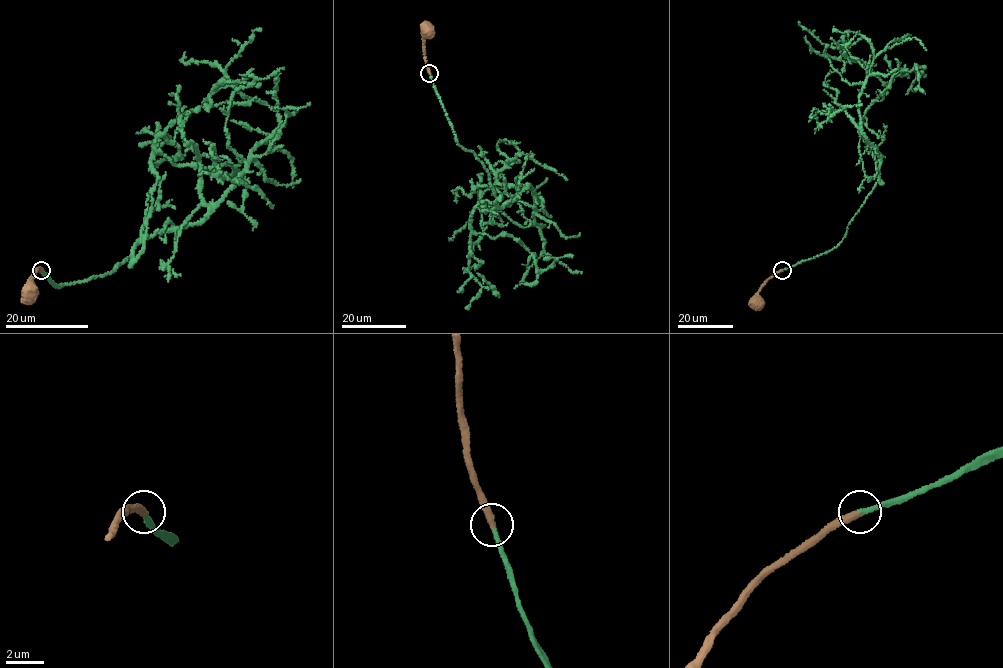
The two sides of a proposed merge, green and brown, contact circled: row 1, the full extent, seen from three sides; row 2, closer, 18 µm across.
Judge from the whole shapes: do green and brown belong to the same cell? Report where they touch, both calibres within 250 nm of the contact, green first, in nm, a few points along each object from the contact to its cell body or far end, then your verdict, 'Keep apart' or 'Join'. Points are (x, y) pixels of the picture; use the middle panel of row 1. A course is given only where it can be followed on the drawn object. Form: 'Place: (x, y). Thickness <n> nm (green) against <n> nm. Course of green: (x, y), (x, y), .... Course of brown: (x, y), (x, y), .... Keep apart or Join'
Place: (429, 73). Thickness 240 nm (green) against 400 nm. Course of green: (430, 73), (499, 207), (529, 185), (542, 225), (480, 204), (449, 239). Course of brown: (430, 73), (423, 44), (429, 30). Join

